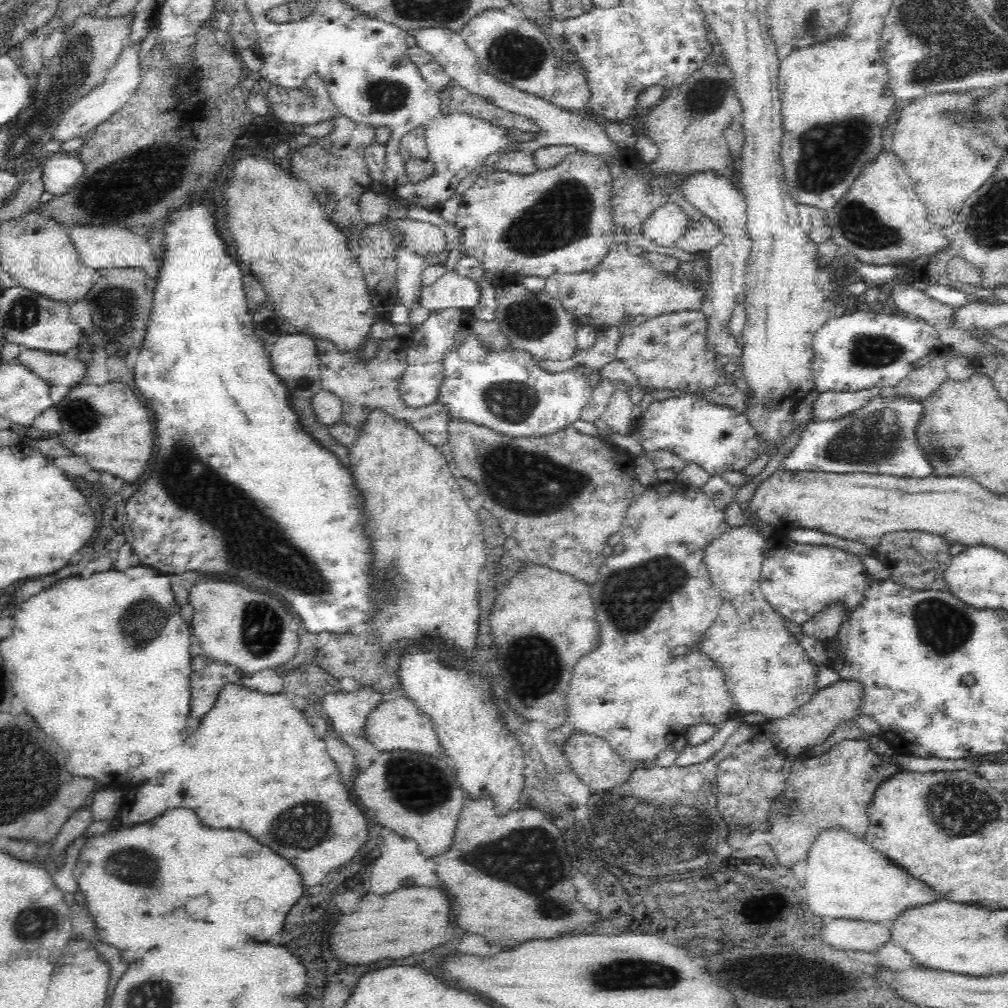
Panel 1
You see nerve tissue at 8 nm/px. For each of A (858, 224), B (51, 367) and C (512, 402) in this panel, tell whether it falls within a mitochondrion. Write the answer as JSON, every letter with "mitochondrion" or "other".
{"A":"mitochondrion","B":"other","C":"mitochondrion"}

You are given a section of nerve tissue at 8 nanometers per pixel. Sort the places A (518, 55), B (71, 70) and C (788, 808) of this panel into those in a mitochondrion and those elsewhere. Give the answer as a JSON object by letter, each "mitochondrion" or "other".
{"A":"mitochondrion","B":"mitochondrion","C":"mitochondrion"}

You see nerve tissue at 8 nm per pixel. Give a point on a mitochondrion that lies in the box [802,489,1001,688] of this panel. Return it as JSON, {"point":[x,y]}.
{"point":[942,627]}

